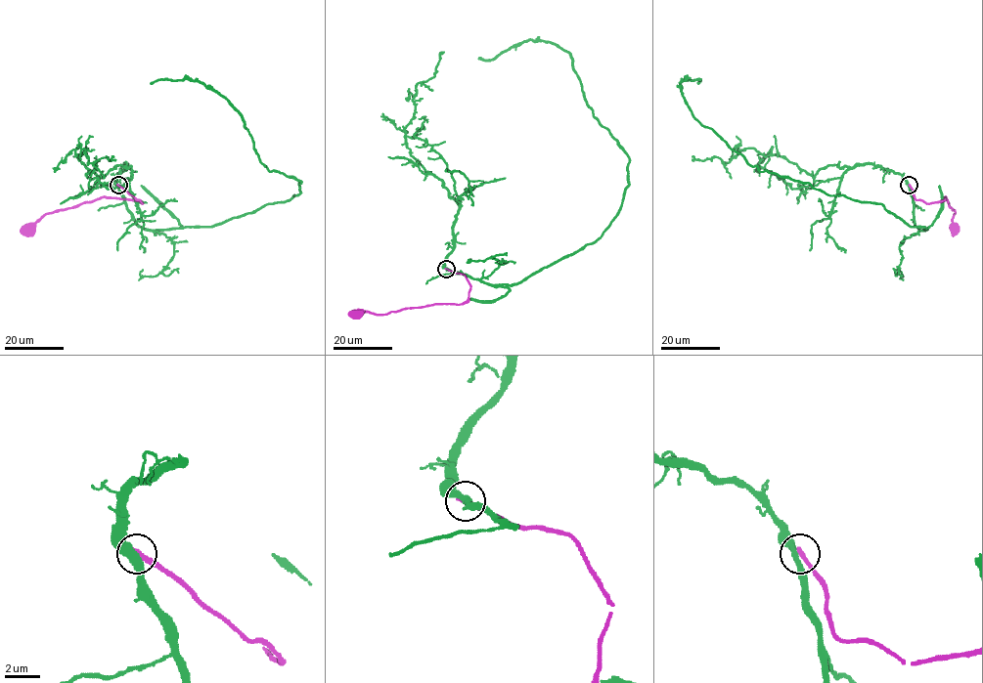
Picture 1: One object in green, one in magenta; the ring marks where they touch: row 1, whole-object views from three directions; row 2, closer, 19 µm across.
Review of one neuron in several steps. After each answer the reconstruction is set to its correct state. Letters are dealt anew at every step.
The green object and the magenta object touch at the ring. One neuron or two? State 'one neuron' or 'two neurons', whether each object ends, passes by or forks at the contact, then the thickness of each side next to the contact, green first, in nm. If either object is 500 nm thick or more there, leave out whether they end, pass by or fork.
two neurons | green passes by | magenta ends | 340/280 nm

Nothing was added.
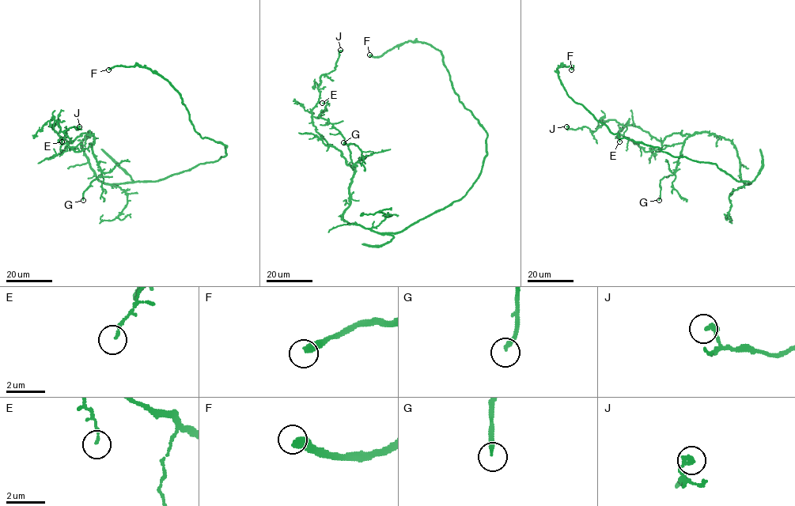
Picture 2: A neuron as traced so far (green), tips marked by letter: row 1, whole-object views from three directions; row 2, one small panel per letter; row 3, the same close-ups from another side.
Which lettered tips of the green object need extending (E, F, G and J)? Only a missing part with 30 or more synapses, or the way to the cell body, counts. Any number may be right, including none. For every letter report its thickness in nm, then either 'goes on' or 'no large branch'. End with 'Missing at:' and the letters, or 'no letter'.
E: 140 nm thick; no large branch
F: 440 nm thick; goes on
G: 190 nm thick; no large branch
J: 280 nm thick; no large branch
Missing at: F

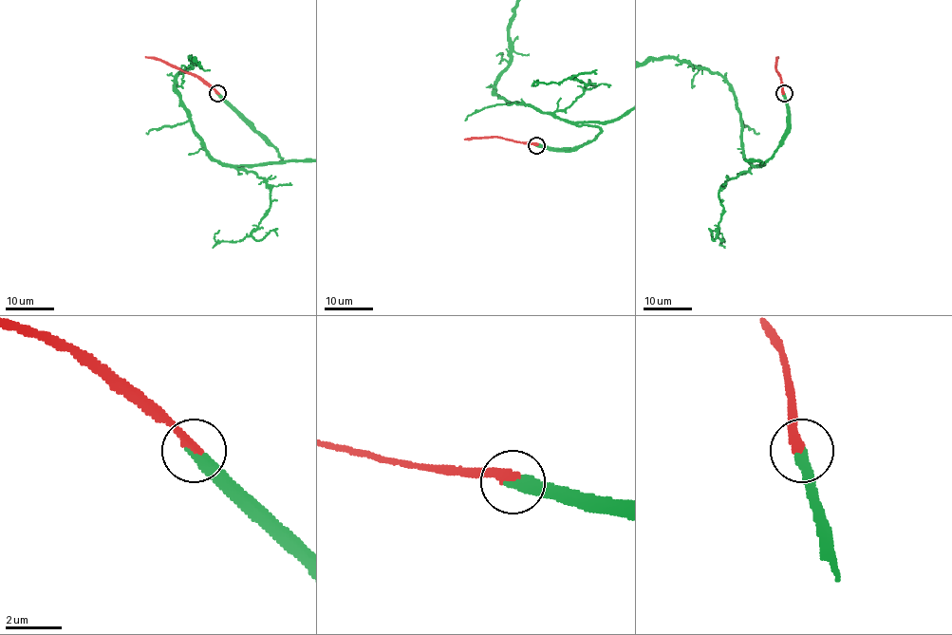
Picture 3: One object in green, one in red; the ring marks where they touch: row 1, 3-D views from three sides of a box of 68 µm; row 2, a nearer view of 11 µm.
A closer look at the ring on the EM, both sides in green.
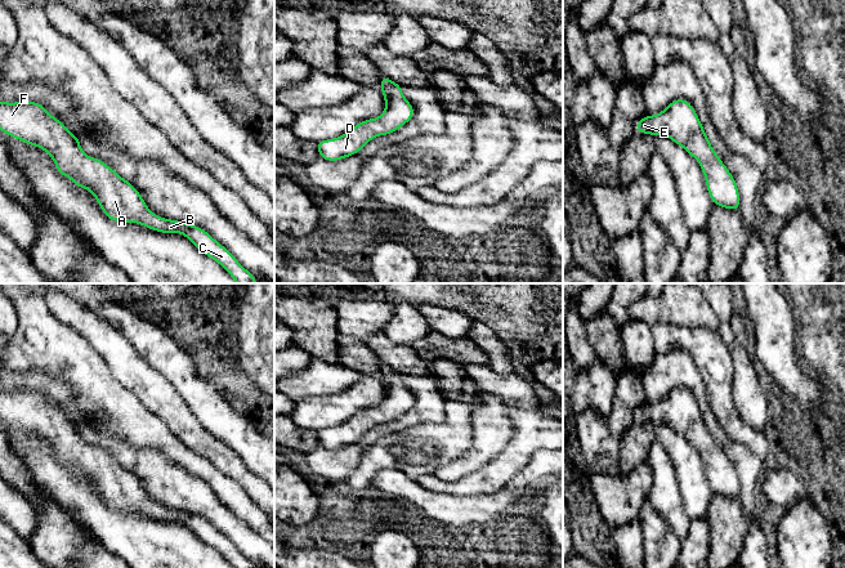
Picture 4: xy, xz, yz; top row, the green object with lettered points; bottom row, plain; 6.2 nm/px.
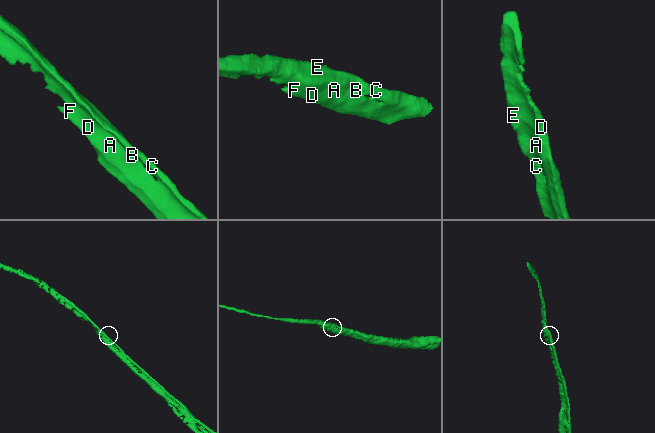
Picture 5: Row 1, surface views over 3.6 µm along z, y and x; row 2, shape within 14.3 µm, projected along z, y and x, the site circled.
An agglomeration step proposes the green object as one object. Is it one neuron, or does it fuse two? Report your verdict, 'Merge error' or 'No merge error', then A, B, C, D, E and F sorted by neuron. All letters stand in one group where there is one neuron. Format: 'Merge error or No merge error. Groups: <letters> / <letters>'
No merge error. Groups: A B C D E F

